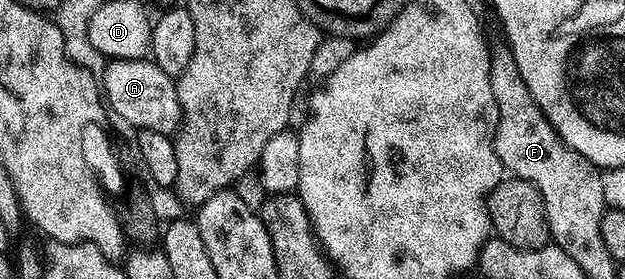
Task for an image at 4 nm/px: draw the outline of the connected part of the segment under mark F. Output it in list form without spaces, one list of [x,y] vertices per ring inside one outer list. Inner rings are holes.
[[[505,52],[491,59],[490,87],[498,106],[493,148],[502,162],[503,171],[513,177],[528,180],[540,192],[546,205],[546,219],[550,225],[553,245],[566,242],[574,250],[574,242],[582,246],[578,258],[590,258],[586,250],[594,250],[602,239],[602,217],[607,209],[602,183],[603,171],[580,152],[569,150],[556,136],[550,121],[536,104],[532,92],[524,84],[516,68],[516,60]]]

